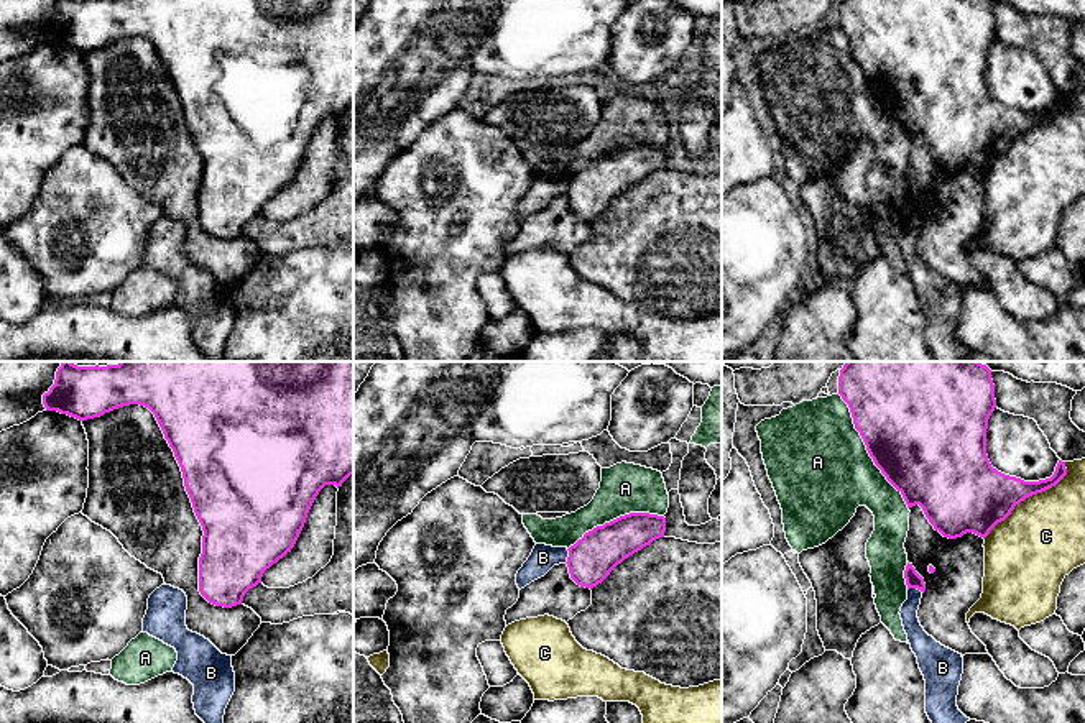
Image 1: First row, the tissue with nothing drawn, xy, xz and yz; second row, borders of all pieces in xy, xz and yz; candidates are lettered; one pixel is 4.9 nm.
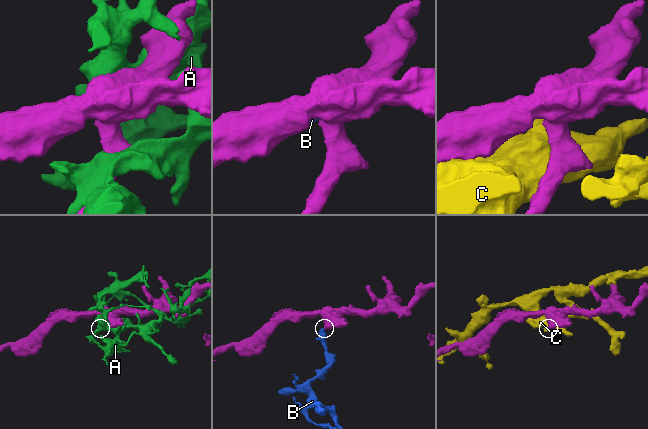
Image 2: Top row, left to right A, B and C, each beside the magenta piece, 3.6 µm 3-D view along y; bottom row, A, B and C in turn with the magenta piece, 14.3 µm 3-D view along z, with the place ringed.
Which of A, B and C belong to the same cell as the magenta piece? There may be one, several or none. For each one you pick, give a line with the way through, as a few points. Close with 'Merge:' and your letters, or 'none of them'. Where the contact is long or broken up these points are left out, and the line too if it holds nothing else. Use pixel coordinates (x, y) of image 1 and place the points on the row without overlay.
Merge: none of them

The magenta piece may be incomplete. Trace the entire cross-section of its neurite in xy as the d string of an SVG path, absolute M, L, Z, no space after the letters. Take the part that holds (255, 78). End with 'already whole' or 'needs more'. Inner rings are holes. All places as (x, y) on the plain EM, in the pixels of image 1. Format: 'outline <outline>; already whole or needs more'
outline M58 0L43 36L79 53L130 36L155 46L204 163L199 223L215 238L242 237L265 202L291 184L319 123L353 107L353 0Z; already whole

